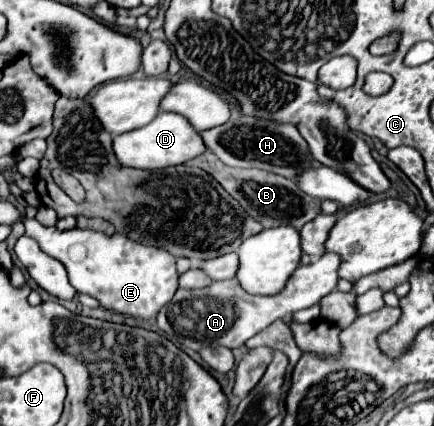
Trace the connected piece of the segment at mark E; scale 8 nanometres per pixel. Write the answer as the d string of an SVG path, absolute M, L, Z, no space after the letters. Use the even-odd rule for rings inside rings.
M23 220L25 234L35 238L49 256L57 258L69 274L71 286L79 294L89 294L101 302L103 308L135 318L155 318L155 314L170 302L177 288L175 256L161 248L149 248L129 240L127 236L105 236L95 230L57 230L39 224L37 220Z

